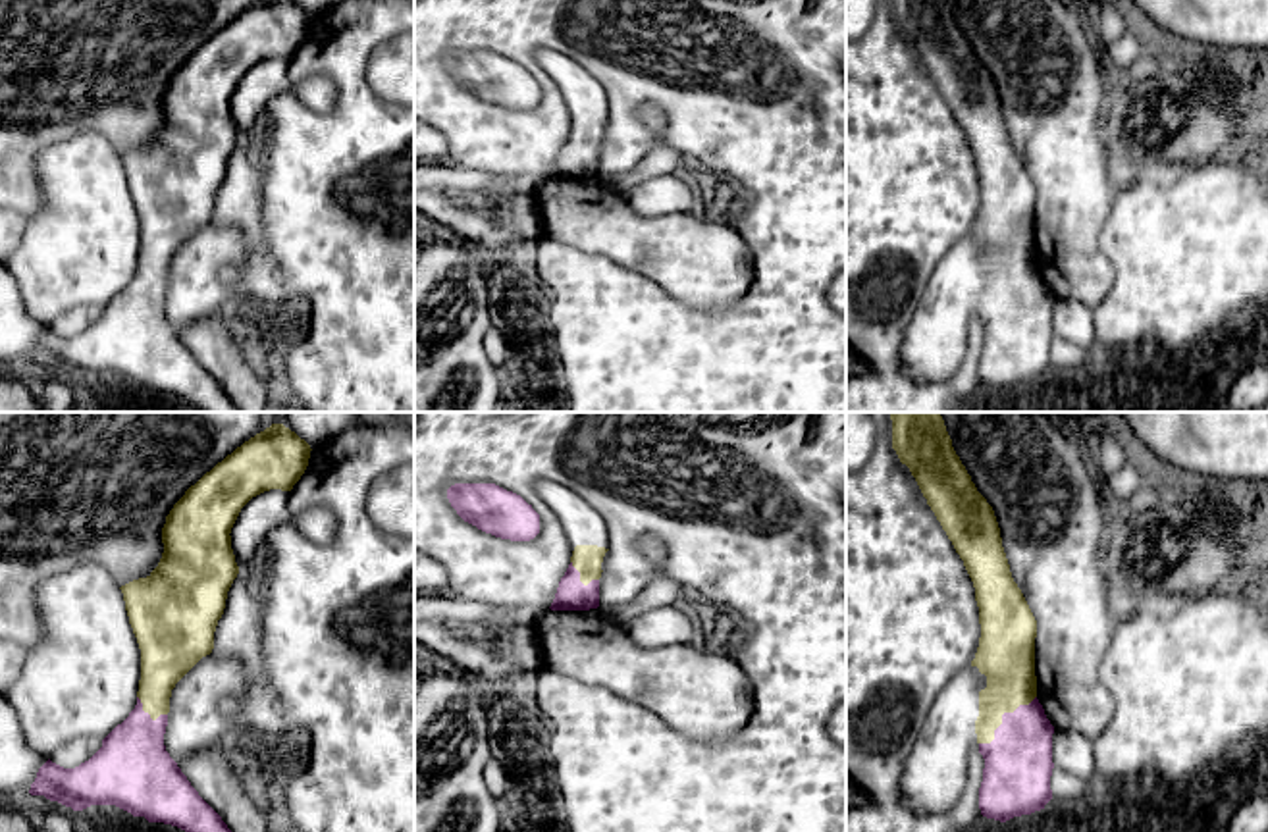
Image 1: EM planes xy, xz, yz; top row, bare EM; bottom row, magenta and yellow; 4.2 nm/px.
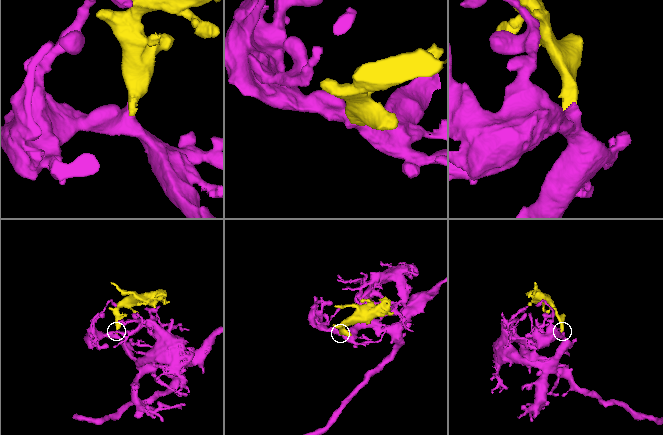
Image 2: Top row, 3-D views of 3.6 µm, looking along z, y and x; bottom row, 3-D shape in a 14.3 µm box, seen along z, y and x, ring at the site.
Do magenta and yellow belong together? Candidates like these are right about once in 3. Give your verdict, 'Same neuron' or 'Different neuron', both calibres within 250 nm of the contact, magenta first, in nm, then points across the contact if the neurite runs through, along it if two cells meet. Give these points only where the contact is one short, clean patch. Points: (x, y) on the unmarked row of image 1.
Same neuron. Thickness 280 nm (magenta) against 240 nm. Path across: yz (1018, 332), (1012, 295), (1003, 286), (1006, 226)

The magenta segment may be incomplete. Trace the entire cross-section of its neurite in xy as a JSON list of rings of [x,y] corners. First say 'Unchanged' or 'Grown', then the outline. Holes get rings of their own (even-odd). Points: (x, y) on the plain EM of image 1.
Grown. [[[260,0],[206,40],[173,73],[162,96],[164,121],[158,135],[146,146],[119,156],[141,218],[137,273],[89,329],[64,337],[48,327],[31,352],[31,364],[44,364],[73,379],[116,374],[148,391],[177,395],[202,412],[241,412],[166,320],[170,266],[175,252],[214,218],[214,200],[239,143],[229,102],[241,77],[264,60],[291,60],[308,35],[310,19],[295,0]]]

